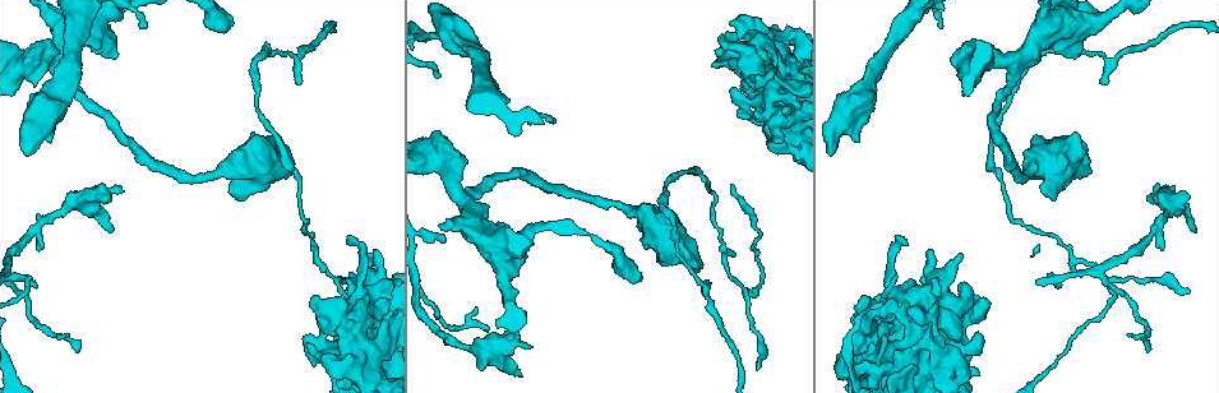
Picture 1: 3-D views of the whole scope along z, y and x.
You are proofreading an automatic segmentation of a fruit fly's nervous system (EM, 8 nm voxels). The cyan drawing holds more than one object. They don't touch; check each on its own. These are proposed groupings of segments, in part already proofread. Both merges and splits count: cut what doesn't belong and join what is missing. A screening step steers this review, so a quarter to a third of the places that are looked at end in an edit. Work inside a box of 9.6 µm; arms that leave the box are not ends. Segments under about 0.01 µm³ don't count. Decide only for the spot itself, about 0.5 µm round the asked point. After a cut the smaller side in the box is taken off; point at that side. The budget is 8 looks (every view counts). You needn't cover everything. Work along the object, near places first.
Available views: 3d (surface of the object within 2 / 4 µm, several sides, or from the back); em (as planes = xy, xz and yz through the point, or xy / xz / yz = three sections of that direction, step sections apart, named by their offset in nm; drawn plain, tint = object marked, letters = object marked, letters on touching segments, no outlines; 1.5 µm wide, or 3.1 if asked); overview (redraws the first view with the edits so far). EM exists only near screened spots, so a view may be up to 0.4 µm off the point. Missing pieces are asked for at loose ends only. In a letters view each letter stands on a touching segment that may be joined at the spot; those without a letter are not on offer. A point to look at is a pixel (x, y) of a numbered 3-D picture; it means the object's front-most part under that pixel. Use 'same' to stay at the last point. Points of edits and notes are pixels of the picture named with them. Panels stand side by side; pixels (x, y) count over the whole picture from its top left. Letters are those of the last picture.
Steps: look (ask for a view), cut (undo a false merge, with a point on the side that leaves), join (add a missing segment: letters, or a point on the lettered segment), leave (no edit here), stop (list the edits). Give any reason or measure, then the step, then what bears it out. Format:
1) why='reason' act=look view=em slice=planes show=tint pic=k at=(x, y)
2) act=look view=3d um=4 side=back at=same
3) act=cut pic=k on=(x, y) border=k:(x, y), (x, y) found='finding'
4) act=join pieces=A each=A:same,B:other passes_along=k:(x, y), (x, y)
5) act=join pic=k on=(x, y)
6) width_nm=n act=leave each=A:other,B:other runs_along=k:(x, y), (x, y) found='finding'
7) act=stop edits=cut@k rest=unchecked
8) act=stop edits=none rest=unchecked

why='free end' act=look view=em slice=planes show=plain pic=1 at=(940, 28)

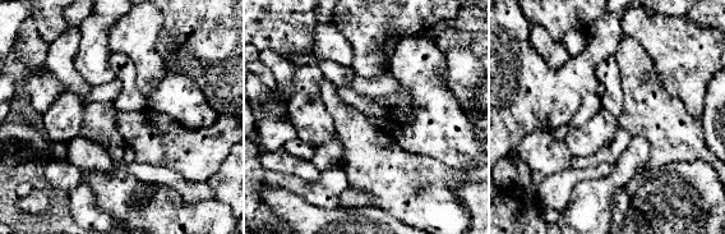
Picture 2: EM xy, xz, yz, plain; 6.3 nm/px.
act=look view=em slice=planes show=letters at=same

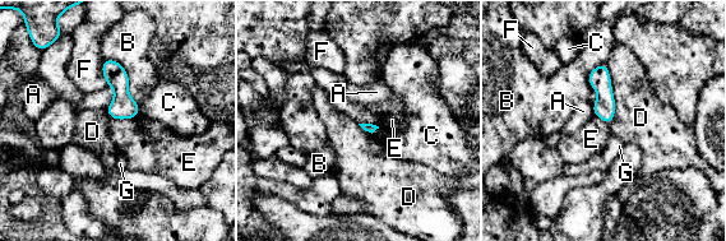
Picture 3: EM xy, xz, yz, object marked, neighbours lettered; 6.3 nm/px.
longest_contact=D:380nm act=leave each=A:other,B:other,C:other,D:other,E:other,F:other,G:other border=3:(138, 114), (132, 117), (110, 117) found='no lettered segment goes on from it'

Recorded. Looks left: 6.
why='branch stops here' act=look view=3d um=4 pic=1 at=(107, 198)

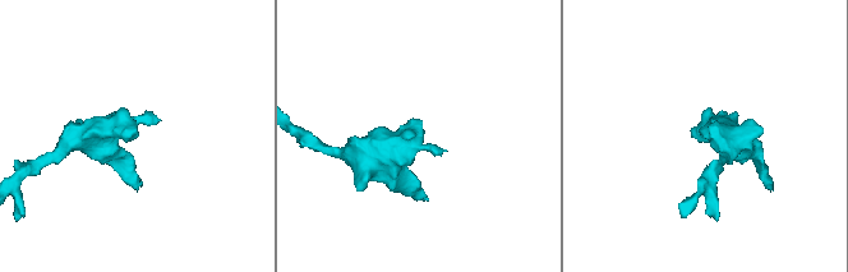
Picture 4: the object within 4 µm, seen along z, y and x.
why='now the EM' act=look view=em slice=planes show=letters pic=4 at=(132, 136)

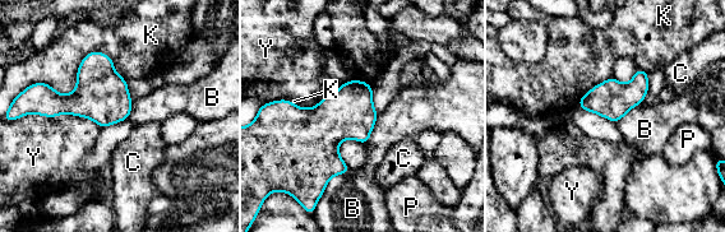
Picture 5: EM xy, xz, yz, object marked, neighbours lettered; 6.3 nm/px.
width_nm=240 act=leave each=B:other,C:other,K:other,P:other,Y:other border=5:(351, 170), (336, 174), (323, 191) found='no lettered segment goes on from it'

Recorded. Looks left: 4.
why='branch stops here' act=look view=em slice=planes show=letters pic=1 at=(710, 283)

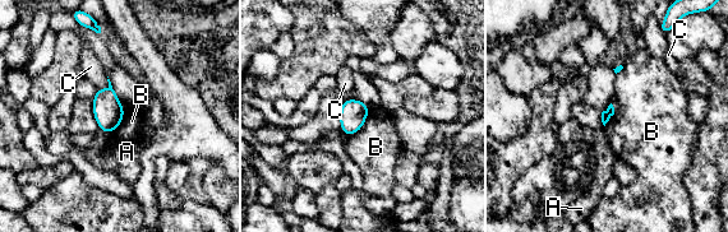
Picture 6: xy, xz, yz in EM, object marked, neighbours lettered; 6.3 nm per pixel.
longest_contact=B:240nm act=leave each=A:other,B:other,C:other border=6:(371, 108), (364, 124), (346, 135) found='no lettered segment goes on from it'

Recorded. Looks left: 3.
act=stop edits=none rest=unchecked

